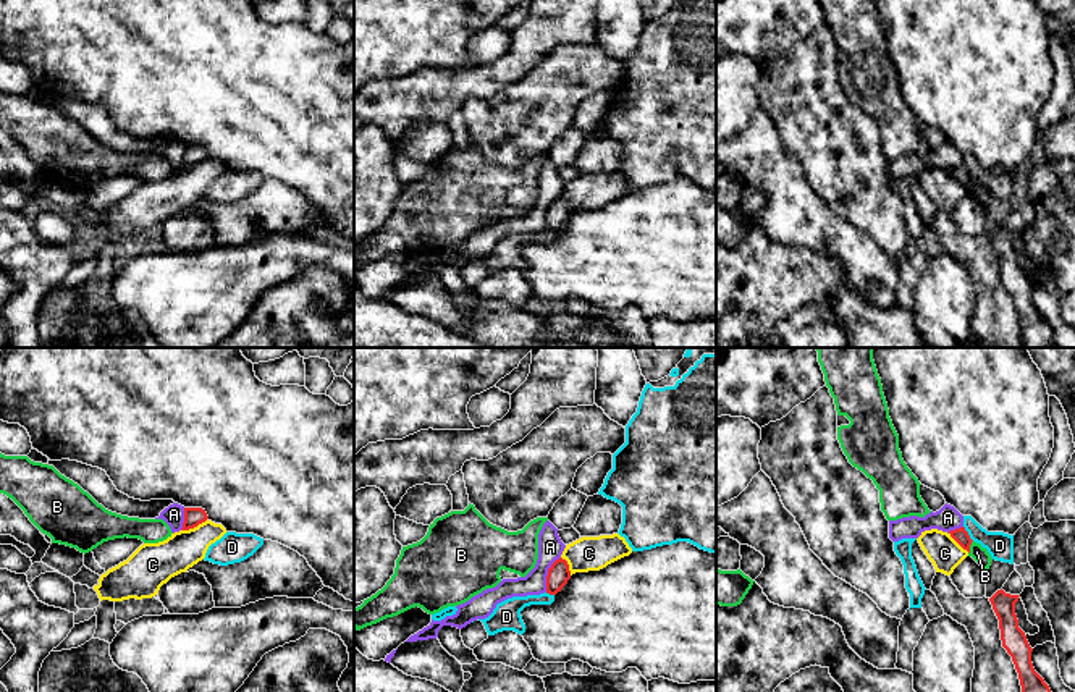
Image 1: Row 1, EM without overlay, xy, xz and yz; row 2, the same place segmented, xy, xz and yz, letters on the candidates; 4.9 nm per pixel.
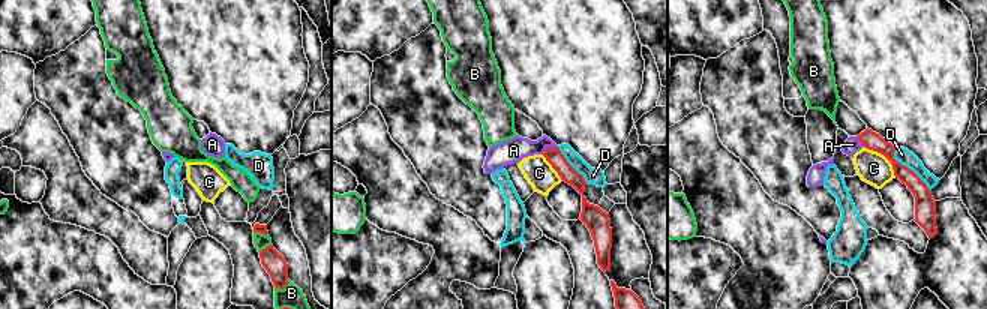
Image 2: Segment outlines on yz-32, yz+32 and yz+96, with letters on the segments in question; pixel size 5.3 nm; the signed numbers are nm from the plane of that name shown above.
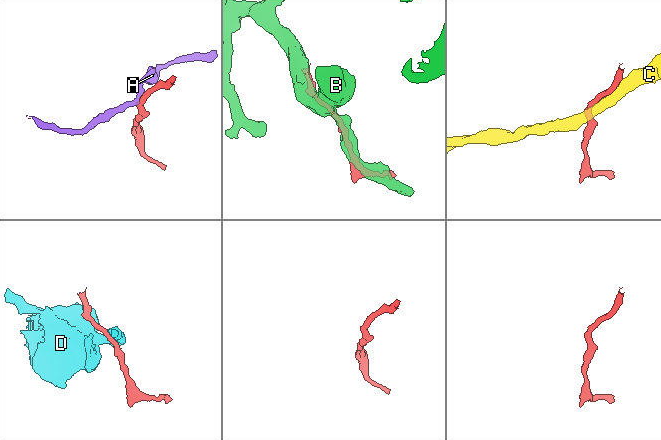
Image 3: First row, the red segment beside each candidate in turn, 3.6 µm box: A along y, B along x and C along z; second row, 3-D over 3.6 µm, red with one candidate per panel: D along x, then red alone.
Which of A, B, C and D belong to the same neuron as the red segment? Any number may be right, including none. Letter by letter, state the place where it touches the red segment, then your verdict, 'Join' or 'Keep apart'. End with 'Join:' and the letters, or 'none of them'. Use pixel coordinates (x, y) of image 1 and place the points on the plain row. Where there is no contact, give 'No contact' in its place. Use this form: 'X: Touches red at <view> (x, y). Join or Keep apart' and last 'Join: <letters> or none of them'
A: Touches red at xz (548, 212). Keep apart
B: Touches red at yz (969, 185). Keep apart
C: Touches red at xy (194, 164). Keep apart
D: Touches red at yz (967, 172). Keep apart
Join: none of them

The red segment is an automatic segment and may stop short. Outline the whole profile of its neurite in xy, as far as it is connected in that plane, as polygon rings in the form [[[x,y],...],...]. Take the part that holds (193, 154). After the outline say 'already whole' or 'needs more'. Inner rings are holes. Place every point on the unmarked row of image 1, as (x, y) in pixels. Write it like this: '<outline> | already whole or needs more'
[[[184,146],[184,160],[181,168],[189,168],[209,157],[202,146]]] | already whole

